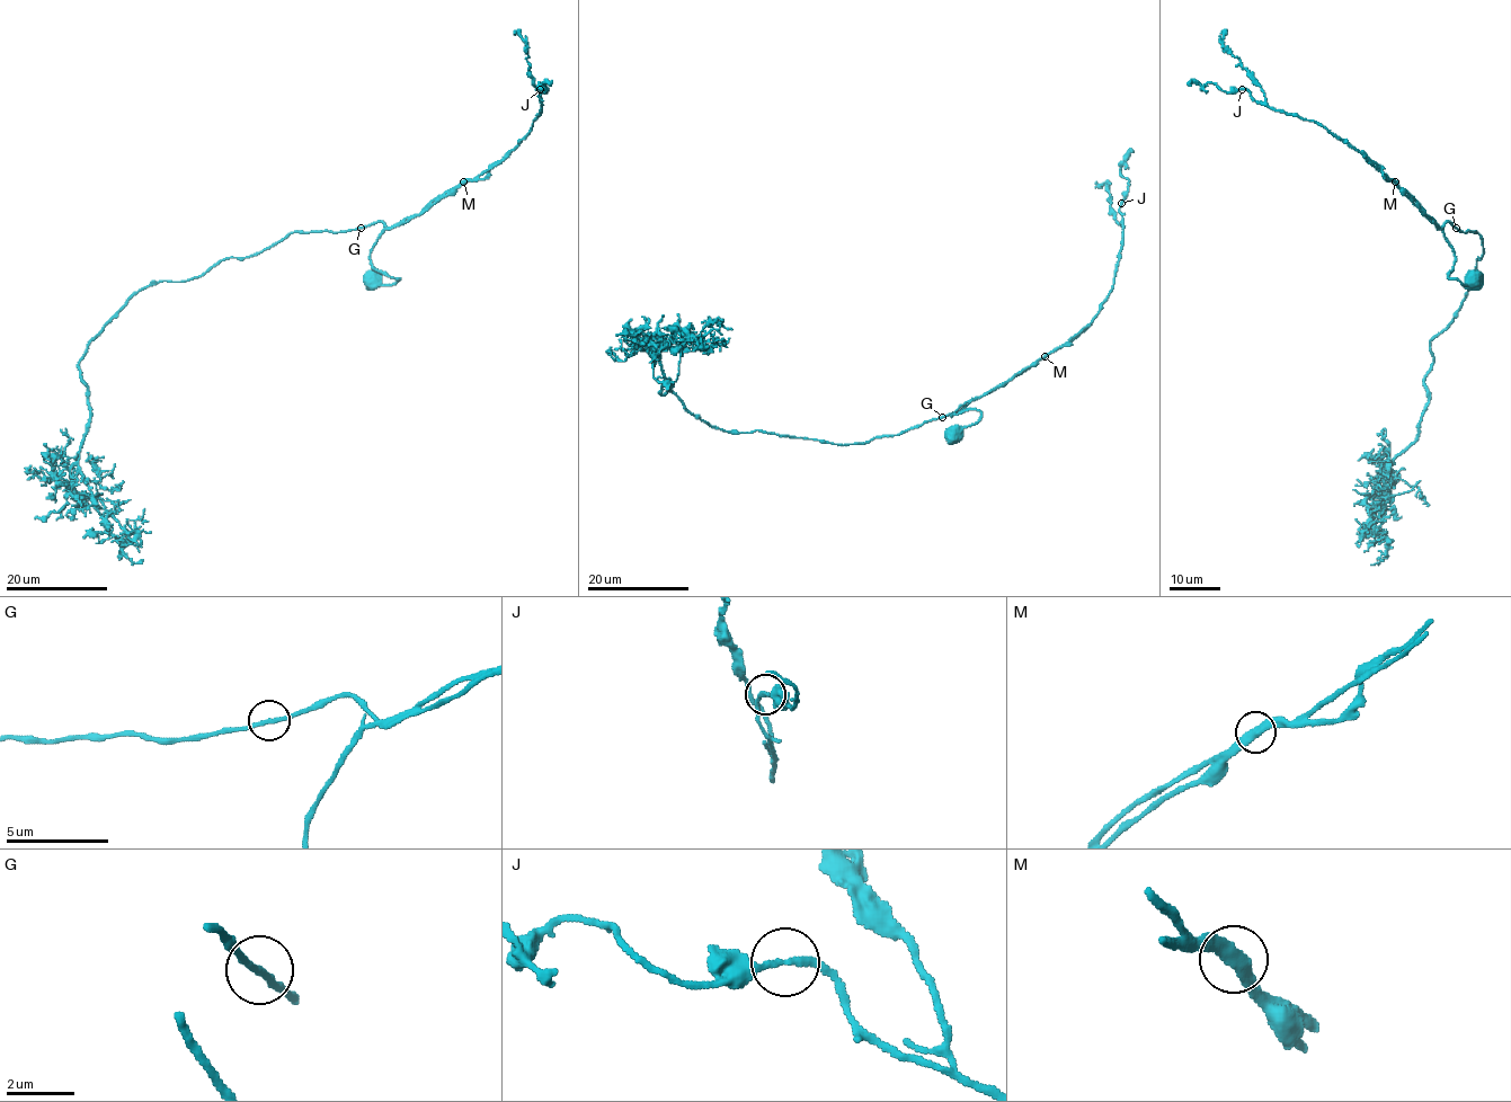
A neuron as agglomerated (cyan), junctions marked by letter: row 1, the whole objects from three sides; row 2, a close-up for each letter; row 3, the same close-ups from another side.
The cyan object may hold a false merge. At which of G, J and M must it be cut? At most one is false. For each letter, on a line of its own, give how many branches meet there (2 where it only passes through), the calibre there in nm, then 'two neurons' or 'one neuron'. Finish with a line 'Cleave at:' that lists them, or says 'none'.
G: 2 branches meet; 200 nm thick; one neuron
J: 2 branches meet; 180 nm thick; one neuron
M: 2 branches meet; 340 nm thick; two neurons
Cleave at: M

